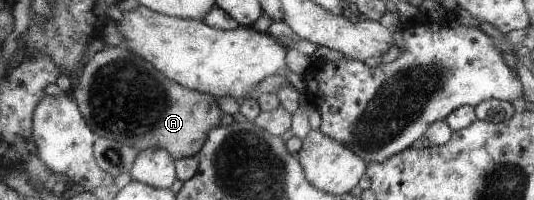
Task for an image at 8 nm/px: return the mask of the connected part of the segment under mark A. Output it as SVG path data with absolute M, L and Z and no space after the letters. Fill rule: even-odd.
M105 46L85 65L82 76L77 79L70 92L81 108L91 129L104 138L115 140L139 152L151 148L165 148L176 160L196 156L207 141L207 134L221 125L223 111L217 103L217 97L184 85L165 77L150 61L143 59L127 47Z

